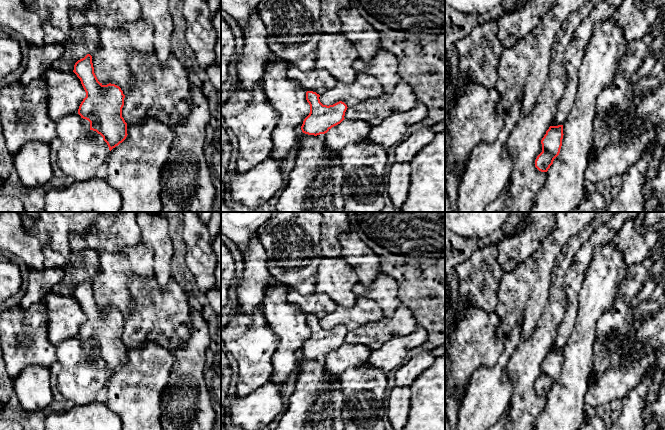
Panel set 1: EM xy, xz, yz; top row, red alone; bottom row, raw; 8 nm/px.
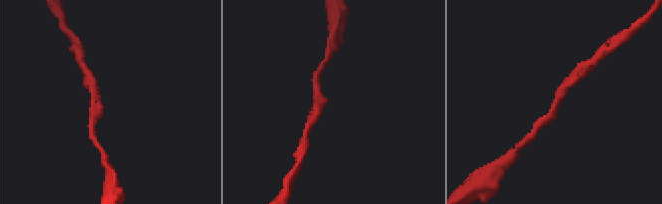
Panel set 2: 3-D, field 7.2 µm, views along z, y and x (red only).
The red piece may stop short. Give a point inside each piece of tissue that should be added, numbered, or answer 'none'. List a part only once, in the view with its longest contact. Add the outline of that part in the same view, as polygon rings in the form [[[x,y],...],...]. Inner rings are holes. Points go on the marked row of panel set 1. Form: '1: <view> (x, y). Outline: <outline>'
none

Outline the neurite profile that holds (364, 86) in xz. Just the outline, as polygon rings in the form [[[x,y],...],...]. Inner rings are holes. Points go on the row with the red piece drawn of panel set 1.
[[[361,72],[352,83],[338,81],[332,89],[320,95],[319,99],[327,106],[342,101],[349,108],[364,100],[378,97],[383,92],[381,84],[375,77]]]

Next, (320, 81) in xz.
[[[289,64],[287,77],[299,84],[306,92],[313,91],[319,95],[332,89],[338,82],[337,79],[326,70],[314,68],[305,72],[294,64]]]

